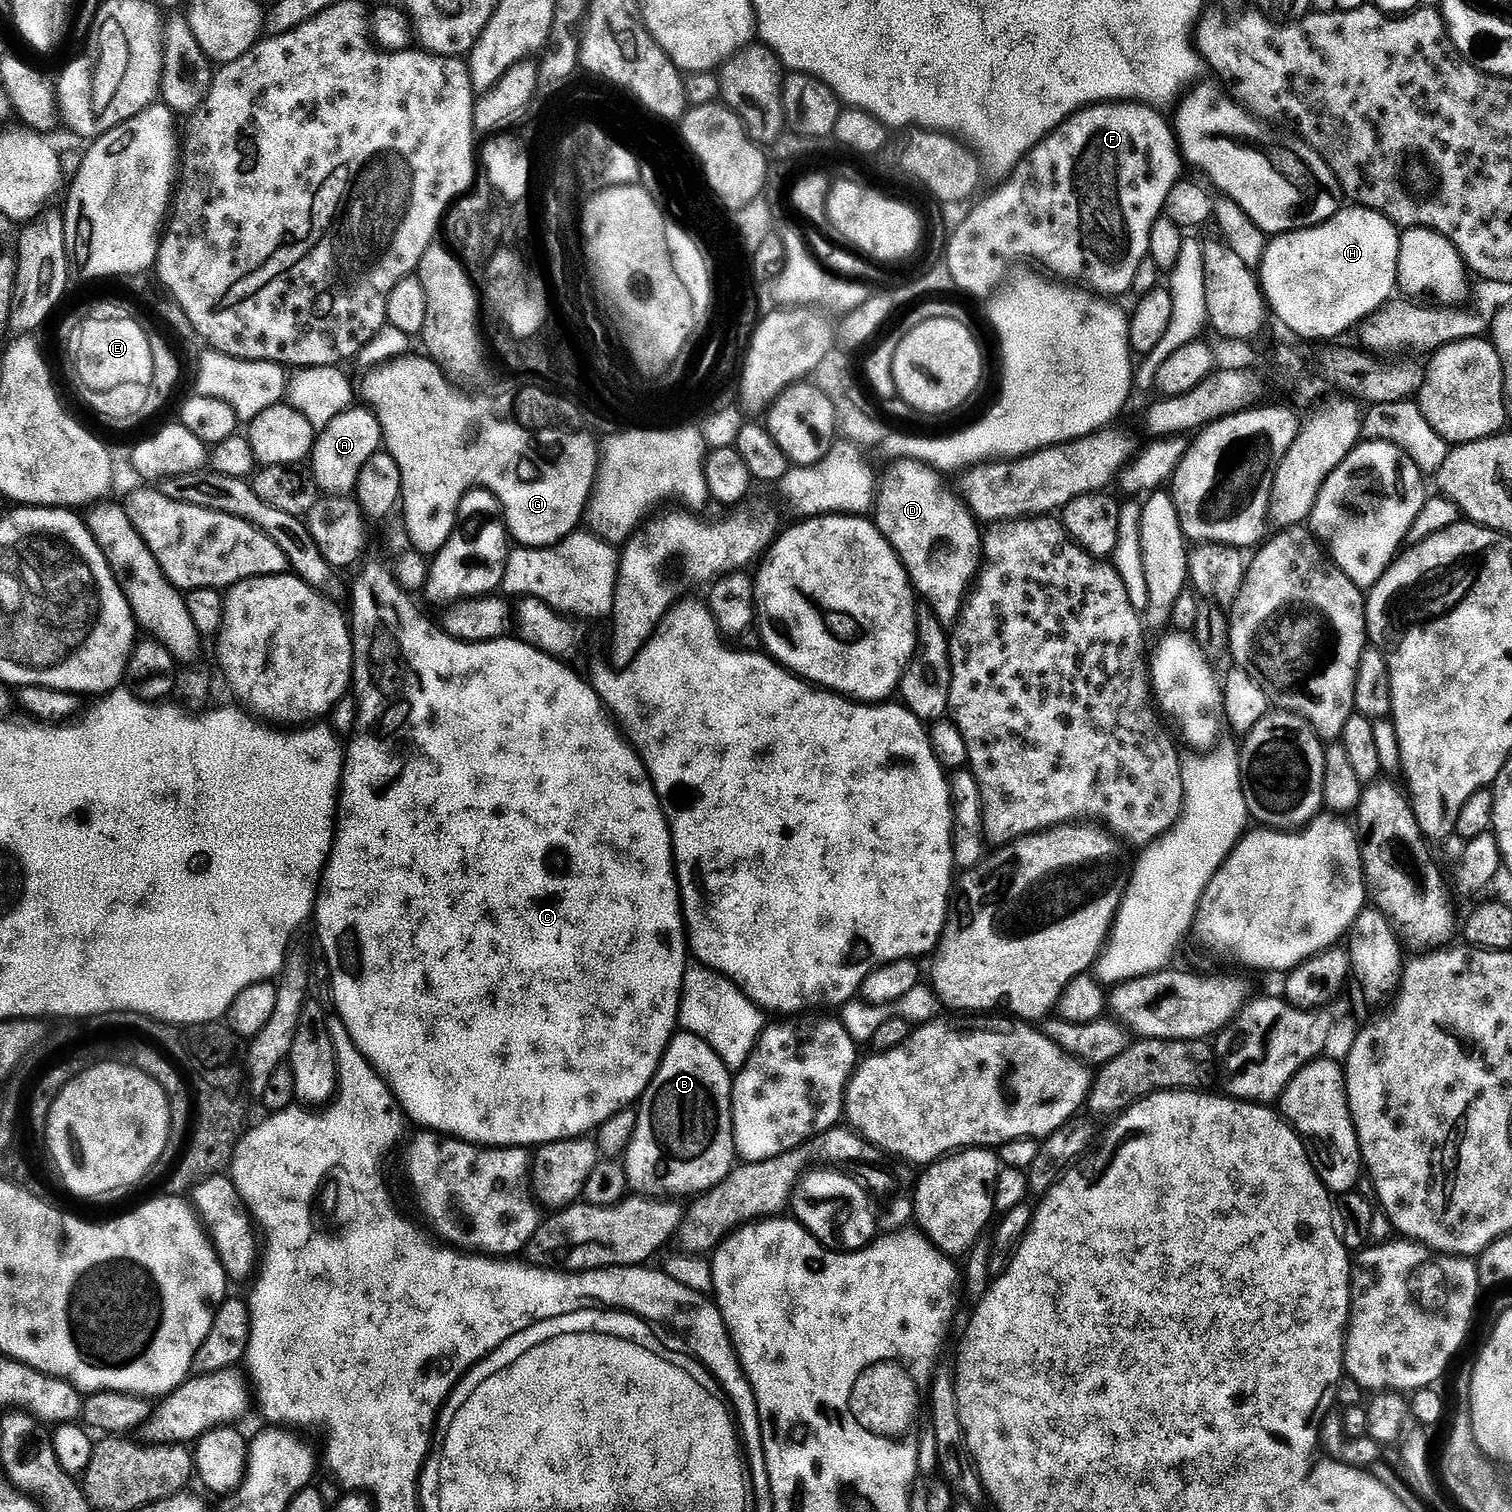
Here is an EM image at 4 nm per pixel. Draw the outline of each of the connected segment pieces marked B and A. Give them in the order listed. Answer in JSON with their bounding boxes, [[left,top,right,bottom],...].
[[594,1031,737,1198],[310,406,382,497]]

